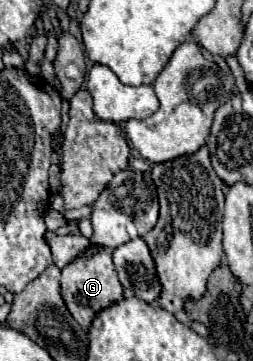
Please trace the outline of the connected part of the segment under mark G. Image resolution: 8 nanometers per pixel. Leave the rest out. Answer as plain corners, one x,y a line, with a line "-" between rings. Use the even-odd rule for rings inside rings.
90,245
88,251
84,251
84,255
80,255
78,259
74,259
72,263
68,263
62,269
60,283
62,283
62,297
64,297
68,311
80,323
80,327
84,327
86,331
90,329
92,319
104,307
110,307
112,303
118,303
124,297
124,289
118,281
118,275
116,275
114,263
112,263
112,255
104,247
96,247
96,245

